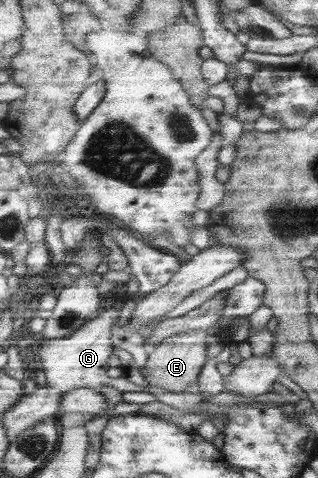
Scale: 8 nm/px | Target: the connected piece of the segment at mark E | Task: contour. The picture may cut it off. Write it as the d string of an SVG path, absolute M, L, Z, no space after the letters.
M187 331L163 339L159 345L149 350L149 357L140 373L149 386L161 388L171 393L189 392L200 378L204 366L208 363L207 350L211 338L205 331Z

